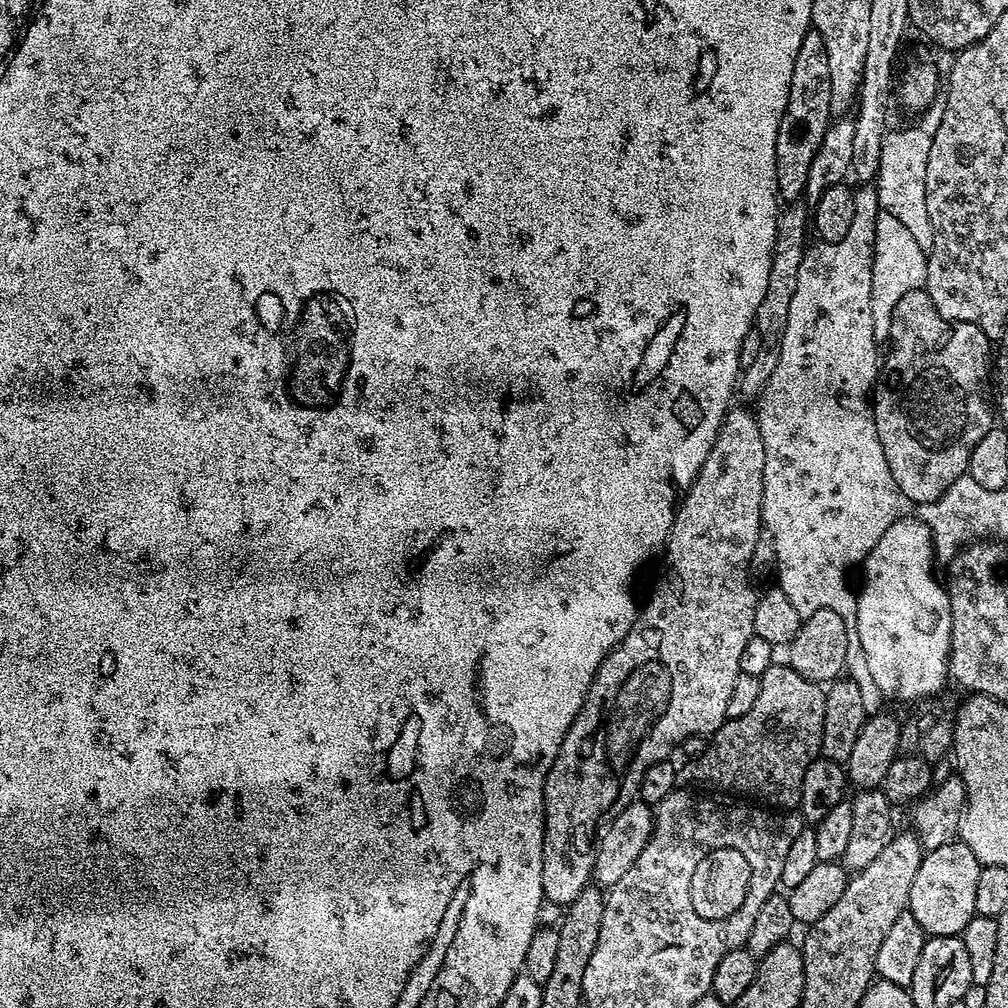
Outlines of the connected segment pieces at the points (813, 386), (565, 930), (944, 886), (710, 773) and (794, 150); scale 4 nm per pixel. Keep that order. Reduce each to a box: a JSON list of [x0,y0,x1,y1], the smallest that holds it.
[[755,186,902,716],[542,884,605,1006],[908,838,981,936],[676,662,825,810],[776,30,834,202]]

